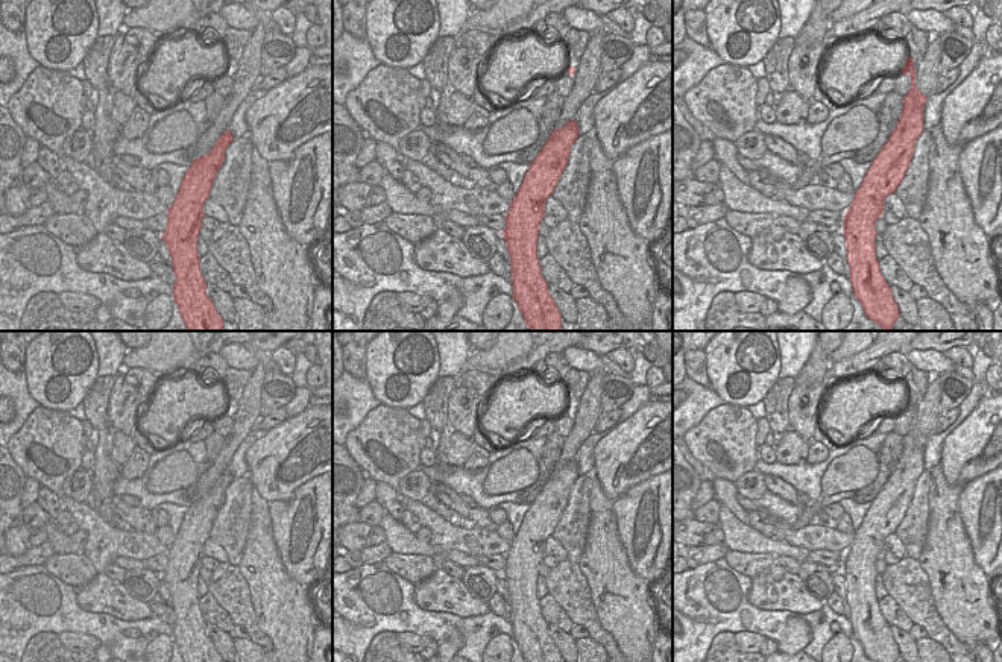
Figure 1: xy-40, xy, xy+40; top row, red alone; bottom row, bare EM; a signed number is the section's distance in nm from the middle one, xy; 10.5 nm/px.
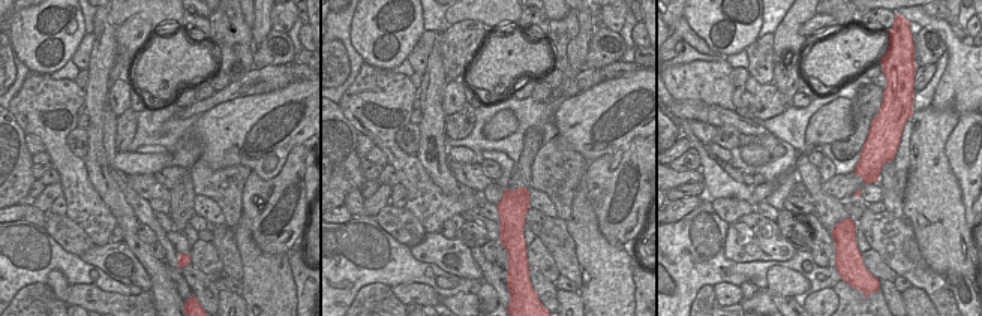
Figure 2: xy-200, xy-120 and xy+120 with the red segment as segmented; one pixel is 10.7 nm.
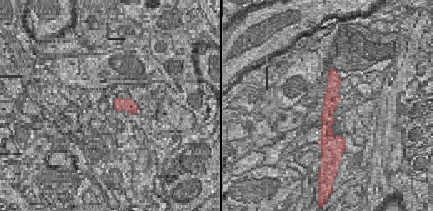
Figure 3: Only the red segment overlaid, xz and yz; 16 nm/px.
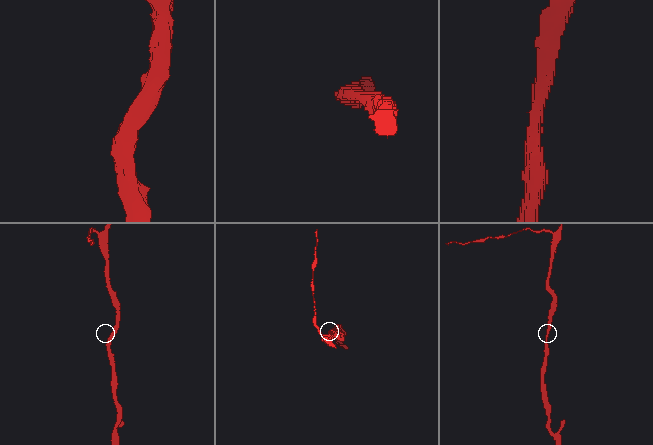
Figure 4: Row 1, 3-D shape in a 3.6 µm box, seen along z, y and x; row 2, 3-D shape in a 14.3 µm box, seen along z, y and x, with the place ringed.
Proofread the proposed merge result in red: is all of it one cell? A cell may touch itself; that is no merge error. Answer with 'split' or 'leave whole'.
leave whole

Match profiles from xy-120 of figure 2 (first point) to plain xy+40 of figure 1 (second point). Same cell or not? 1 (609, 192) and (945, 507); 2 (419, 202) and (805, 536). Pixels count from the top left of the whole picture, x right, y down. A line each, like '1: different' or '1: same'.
1: different
2: same

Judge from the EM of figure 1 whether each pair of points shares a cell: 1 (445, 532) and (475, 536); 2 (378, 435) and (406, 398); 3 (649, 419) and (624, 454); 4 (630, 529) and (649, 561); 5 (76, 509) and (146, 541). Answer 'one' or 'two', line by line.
1: one
2: two
3: one
4: one
5: one

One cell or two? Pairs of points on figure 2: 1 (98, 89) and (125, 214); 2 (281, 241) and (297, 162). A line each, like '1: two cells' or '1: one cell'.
1: one cell
2: one cell

